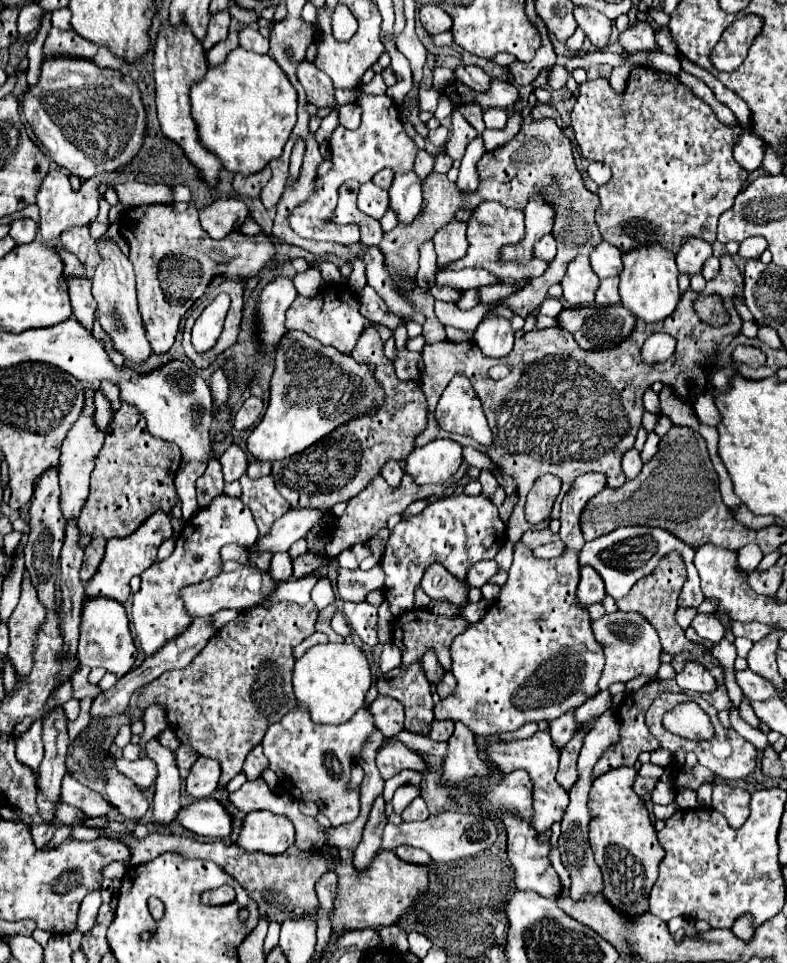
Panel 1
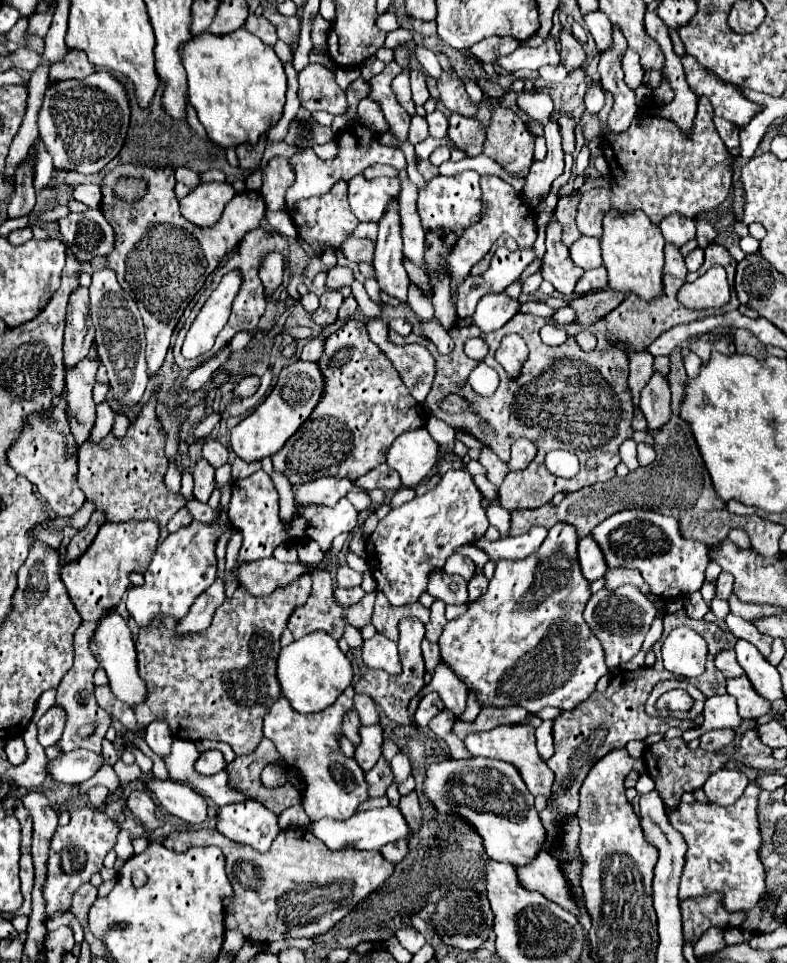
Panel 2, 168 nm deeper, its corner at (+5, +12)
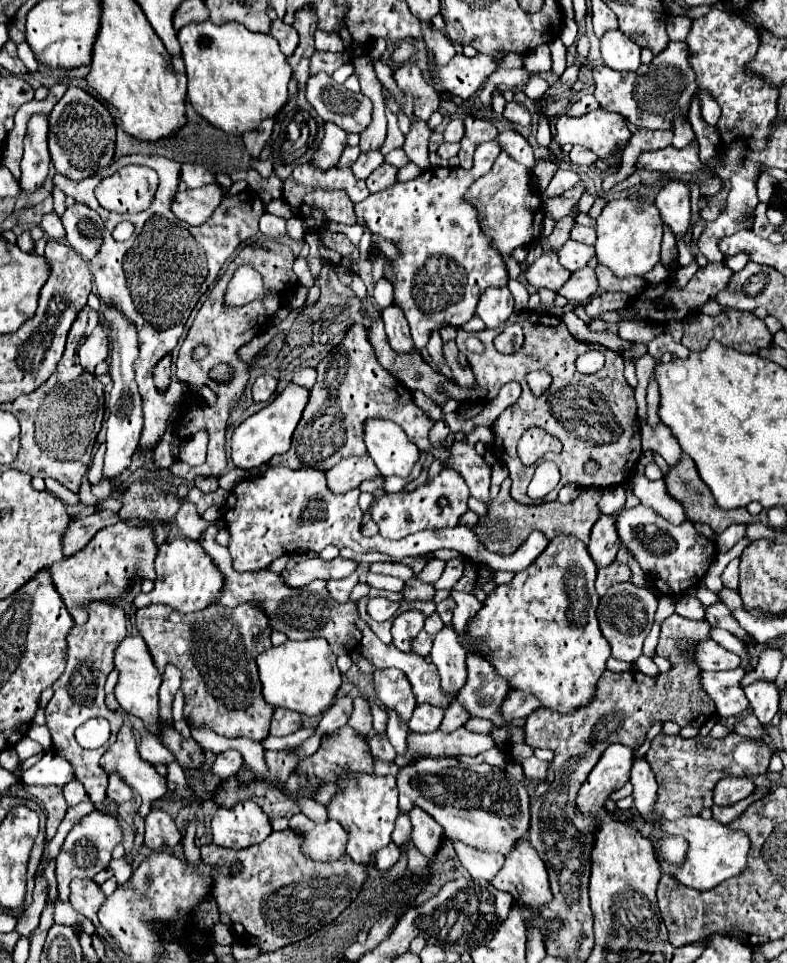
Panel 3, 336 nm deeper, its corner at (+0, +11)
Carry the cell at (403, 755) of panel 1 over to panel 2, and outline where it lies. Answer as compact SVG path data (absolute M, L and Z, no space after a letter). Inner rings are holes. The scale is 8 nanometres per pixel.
M364 726L360 728L360 744L354 750L354 760L362 770L370 770L376 760L382 756L382 726Z

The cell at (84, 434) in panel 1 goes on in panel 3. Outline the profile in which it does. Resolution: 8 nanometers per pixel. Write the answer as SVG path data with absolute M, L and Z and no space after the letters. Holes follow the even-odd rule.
M97 327L85 339L85 343L79 347L79 361L81 361L83 369L93 375L95 367L99 363L107 361L107 357L109 357L109 337L107 337L107 333L101 327Z

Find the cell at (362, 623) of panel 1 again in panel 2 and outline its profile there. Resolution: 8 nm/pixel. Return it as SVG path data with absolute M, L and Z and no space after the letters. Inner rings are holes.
M356 586L356 588L336 588L336 590L334 590L334 598L336 598L336 602L342 604L342 606L352 606L352 604L356 604L362 596L364 596L364 590L362 590L360 586Z

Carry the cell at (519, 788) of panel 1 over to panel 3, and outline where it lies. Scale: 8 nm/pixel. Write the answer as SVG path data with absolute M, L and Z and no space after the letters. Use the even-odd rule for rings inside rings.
M423 757L415 765L405 765L397 777L399 789L399 809L409 813L411 807L421 807L427 811L441 827L447 839L461 841L469 847L487 851L487 853L501 853L509 855L521 837L529 833L529 819L531 819L531 797L527 787L517 781L511 773L501 767L493 767L487 763L481 765L465 765L451 757Z

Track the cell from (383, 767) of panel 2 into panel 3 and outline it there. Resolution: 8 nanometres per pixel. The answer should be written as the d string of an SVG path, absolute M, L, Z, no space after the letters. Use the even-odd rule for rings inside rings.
M371 733L369 737L367 737L367 741L369 741L369 745L371 745L371 753L375 755L375 759L379 759L379 761L383 761L383 763L393 763L395 761L395 749L393 749L393 745L389 743L389 739L381 739L379 735L375 735L375 733Z

